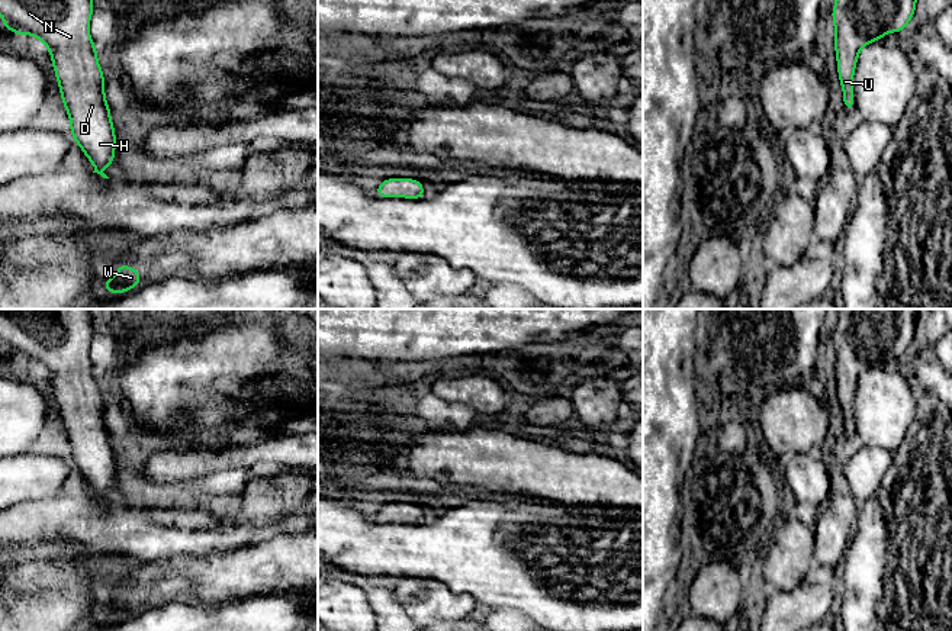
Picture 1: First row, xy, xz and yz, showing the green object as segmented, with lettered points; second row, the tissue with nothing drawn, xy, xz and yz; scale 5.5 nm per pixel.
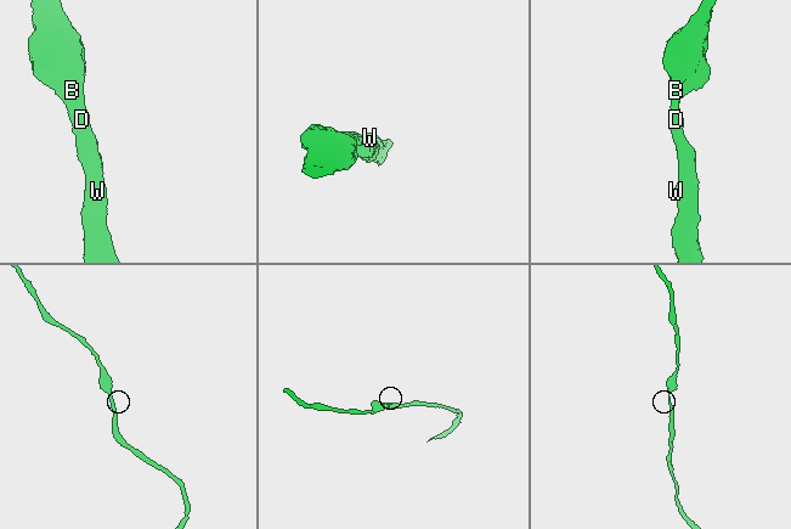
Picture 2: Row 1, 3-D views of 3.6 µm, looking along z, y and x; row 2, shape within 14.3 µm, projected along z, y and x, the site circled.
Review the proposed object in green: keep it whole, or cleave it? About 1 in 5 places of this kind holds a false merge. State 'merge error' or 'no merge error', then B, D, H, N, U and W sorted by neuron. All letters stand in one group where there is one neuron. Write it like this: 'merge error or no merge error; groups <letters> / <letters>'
no merge error; groups B D H N U W

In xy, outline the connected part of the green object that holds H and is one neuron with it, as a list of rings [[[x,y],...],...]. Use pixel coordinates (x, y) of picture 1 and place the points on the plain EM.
[[[0,309],[3,350],[22,361],[35,360],[46,370],[71,447],[70,460],[93,487],[93,498],[109,503],[102,495],[115,489],[116,460],[104,422],[104,400],[89,357],[93,335],[90,309]]]

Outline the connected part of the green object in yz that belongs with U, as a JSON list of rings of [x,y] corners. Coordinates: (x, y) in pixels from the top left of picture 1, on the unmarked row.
[[[839,309],[832,334],[837,397],[846,435],[855,434],[853,397],[859,376],[911,345],[919,309]]]

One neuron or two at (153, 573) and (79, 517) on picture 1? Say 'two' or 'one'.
one

